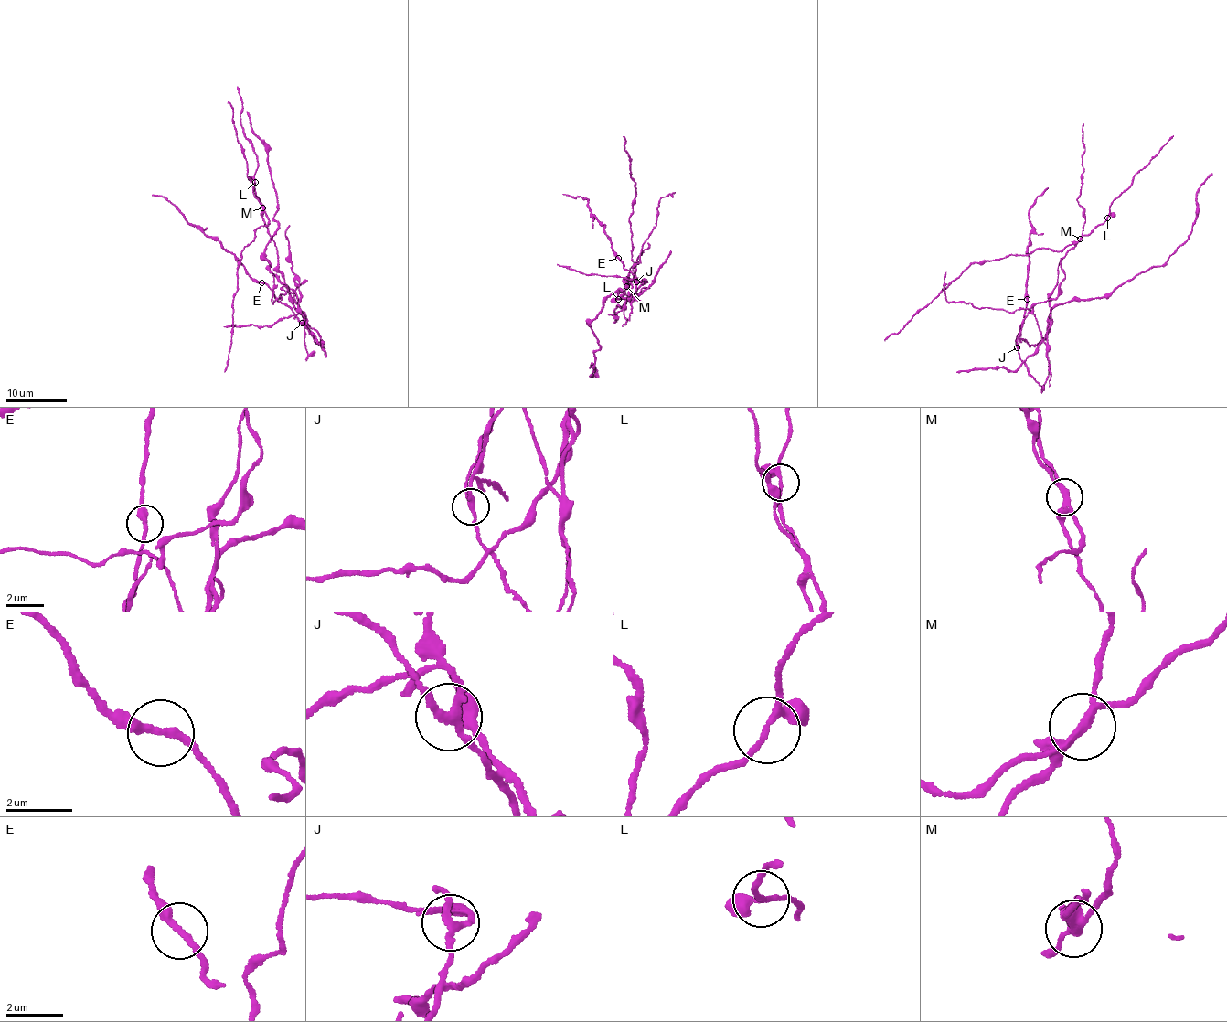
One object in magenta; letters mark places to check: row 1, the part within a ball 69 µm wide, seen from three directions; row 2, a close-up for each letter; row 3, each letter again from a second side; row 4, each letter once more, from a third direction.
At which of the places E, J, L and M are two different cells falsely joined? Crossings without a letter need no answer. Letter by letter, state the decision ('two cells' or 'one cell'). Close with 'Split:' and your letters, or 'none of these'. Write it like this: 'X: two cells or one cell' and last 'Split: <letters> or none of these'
E: one cell
J: two cells
L: one cell
M: two cells
Split: J, M

